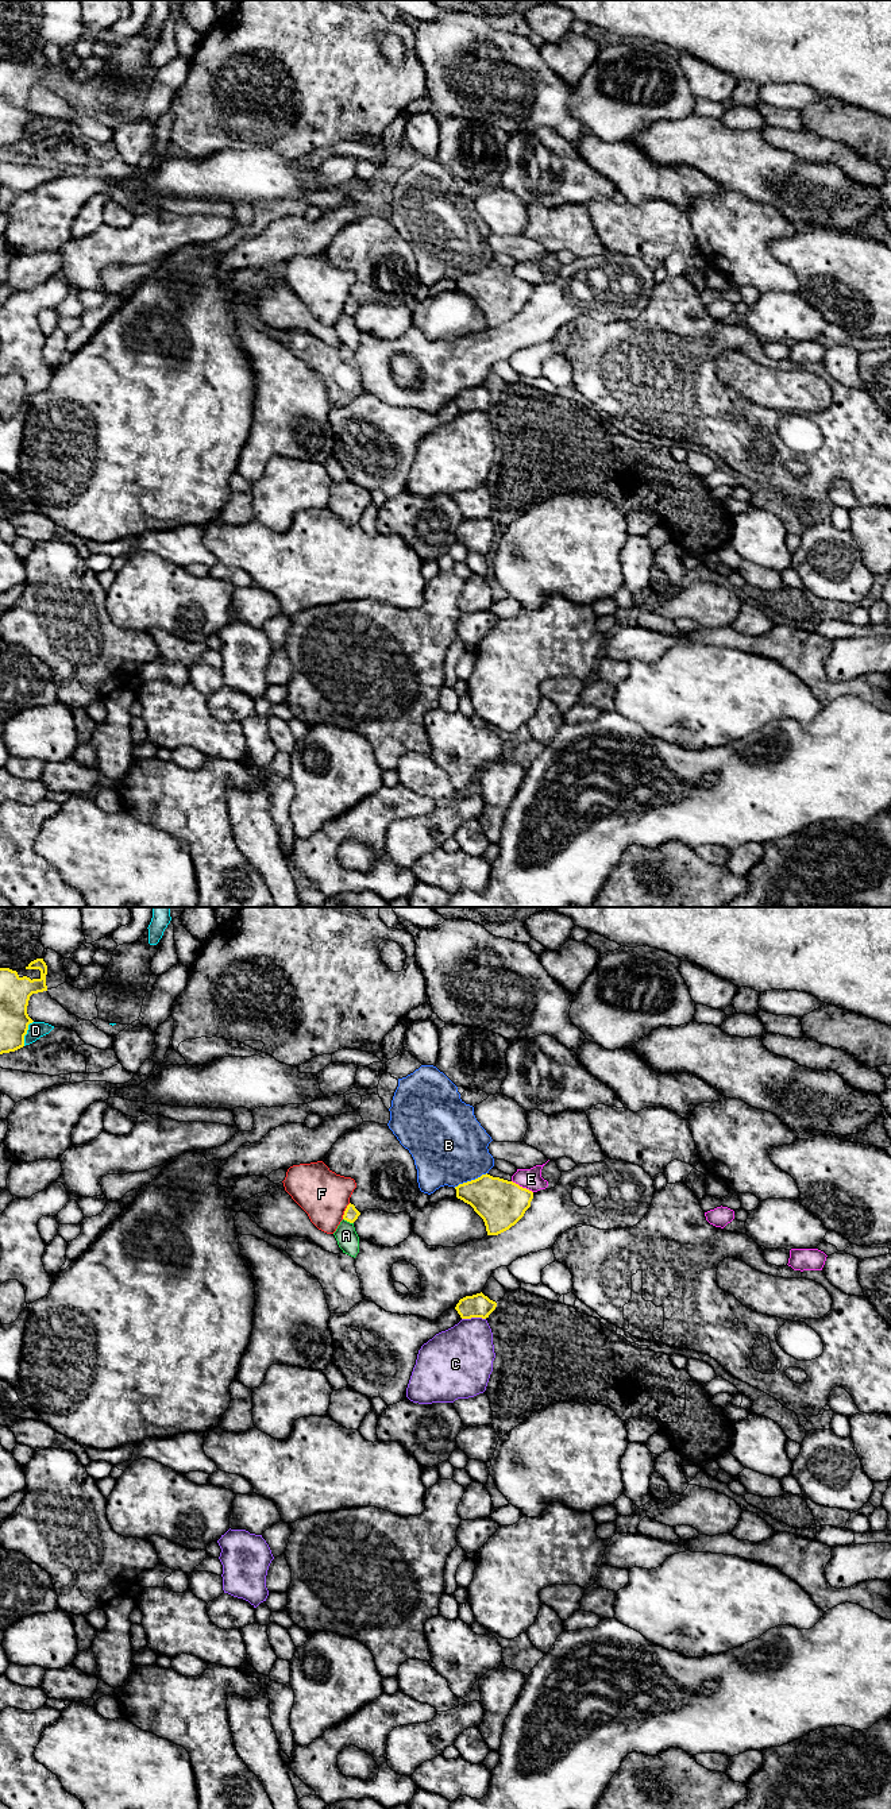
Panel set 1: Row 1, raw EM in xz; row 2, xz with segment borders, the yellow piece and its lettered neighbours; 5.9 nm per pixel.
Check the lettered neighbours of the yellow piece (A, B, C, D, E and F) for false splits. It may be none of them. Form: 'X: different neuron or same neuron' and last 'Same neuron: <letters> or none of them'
A: different neuron
B: different neuron
C: different neuron
D: different neuron
E: different neuron
F: different neuron
Same neuron: none of them

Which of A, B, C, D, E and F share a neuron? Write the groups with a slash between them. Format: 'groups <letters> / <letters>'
groups A / B / C / D / E / F

